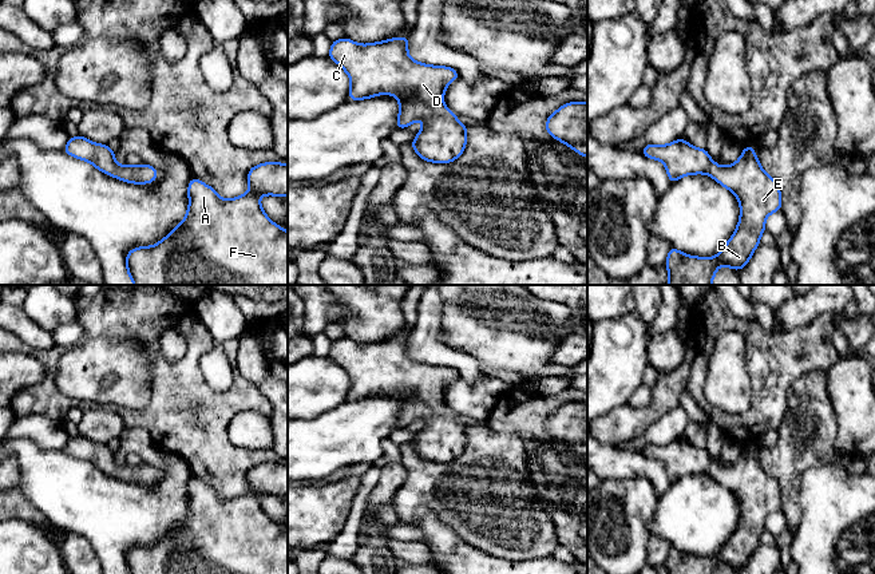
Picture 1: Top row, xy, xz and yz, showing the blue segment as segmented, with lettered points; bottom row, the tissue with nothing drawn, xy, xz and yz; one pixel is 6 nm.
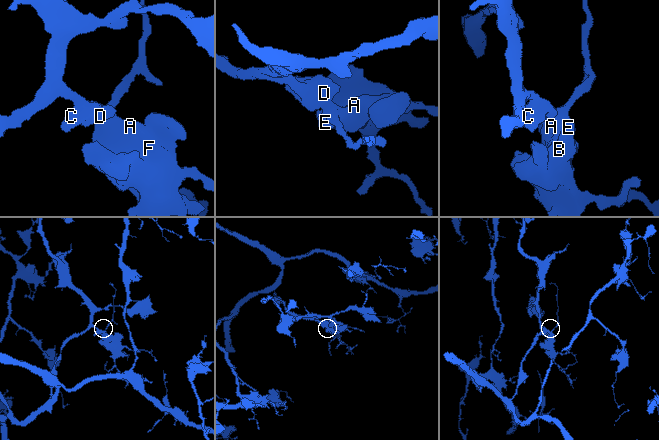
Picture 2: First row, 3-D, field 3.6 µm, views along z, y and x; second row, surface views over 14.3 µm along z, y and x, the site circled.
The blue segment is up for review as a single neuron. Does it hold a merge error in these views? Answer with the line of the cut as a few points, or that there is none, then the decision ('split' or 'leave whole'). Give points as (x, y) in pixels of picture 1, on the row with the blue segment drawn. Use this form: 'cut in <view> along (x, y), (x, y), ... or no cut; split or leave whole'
no cut; leave whole

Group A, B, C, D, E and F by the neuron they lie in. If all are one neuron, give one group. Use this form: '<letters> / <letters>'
A B C D E F

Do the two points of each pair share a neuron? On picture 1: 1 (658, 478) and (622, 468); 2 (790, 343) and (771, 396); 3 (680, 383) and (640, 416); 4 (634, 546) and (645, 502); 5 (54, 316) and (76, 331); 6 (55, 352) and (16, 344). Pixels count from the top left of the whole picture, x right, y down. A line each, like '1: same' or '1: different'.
1: same
2: same
3: same
4: same
5: different
6: same

